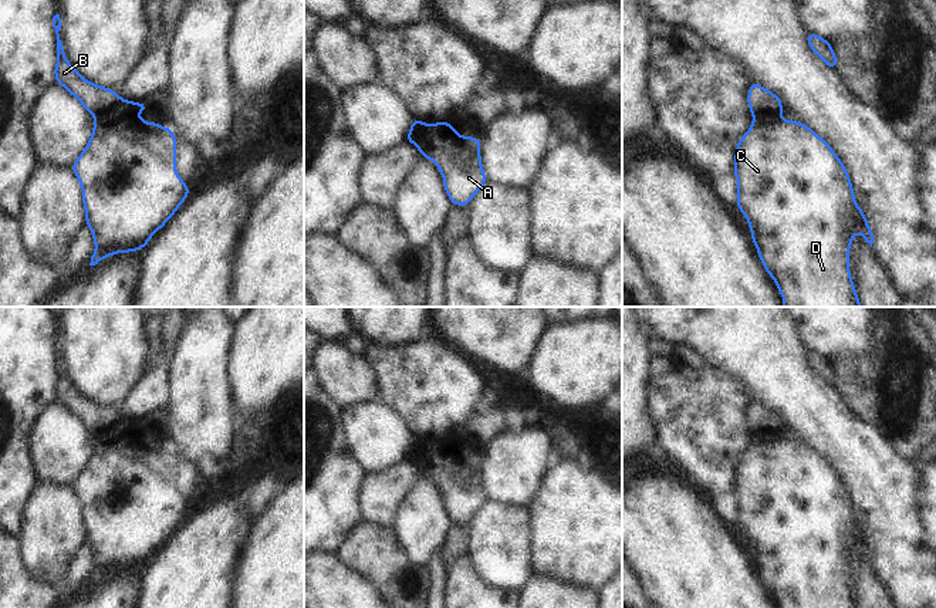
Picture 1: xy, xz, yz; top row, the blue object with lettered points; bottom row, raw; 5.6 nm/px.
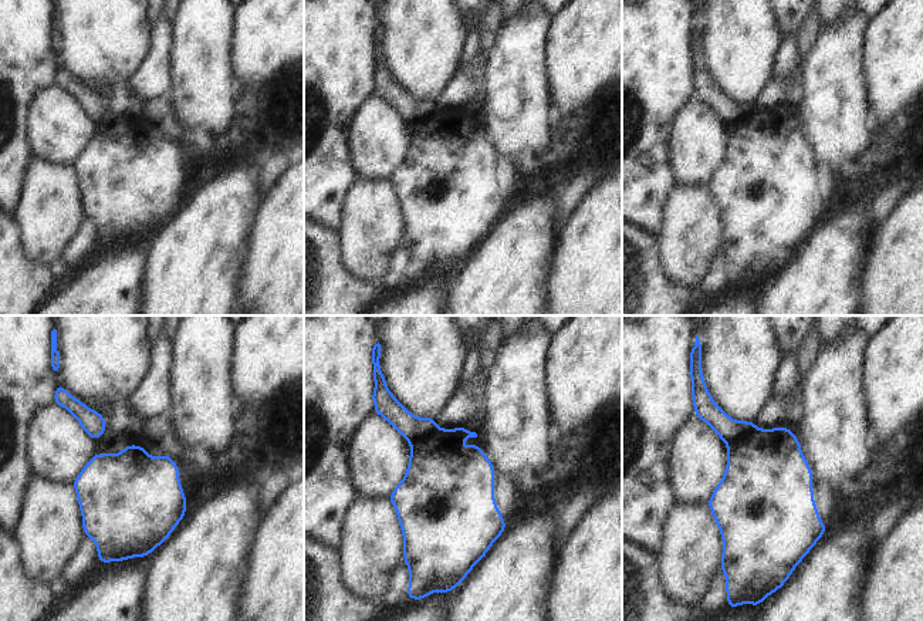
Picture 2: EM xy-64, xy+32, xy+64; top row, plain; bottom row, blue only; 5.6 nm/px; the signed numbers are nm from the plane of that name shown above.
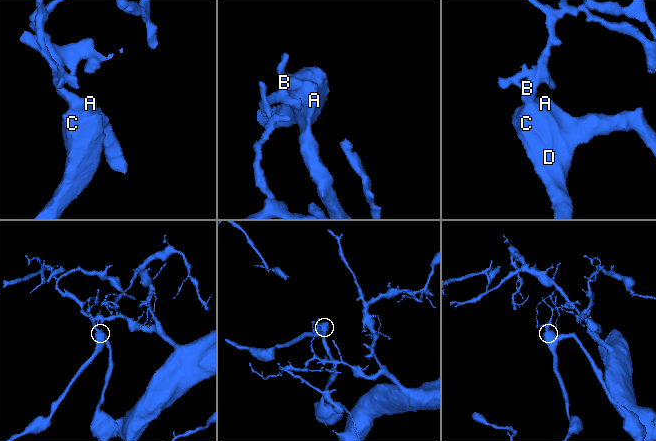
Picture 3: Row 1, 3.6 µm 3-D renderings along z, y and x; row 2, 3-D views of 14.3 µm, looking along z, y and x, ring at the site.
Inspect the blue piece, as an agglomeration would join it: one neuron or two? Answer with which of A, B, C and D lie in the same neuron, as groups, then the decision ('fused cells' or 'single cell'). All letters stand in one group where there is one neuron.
A C D / B | fused cells

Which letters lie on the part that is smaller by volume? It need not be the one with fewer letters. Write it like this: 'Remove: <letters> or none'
Remove: A, C, D

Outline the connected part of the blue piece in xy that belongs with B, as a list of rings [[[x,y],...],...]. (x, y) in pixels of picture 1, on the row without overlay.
[[[60,332],[53,335],[54,355],[55,355],[55,371],[58,378],[54,384],[54,396],[64,408],[67,408],[78,420],[91,432],[101,432],[122,416],[118,411],[108,405],[97,403],[85,398],[67,378],[65,367],[62,365],[61,357],[61,337]]]

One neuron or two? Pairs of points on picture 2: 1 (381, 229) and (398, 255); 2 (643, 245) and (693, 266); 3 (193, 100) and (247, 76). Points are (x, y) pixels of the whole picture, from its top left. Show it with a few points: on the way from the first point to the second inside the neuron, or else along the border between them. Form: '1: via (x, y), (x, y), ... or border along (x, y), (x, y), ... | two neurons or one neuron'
1: border along (402, 239), (391, 255), (386, 272), (379, 279) | two neurons
2: border along (655, 236), (662, 270), (675, 282) | two neurons
3: border along (229, 49), (229, 66), (242, 105) | two neurons

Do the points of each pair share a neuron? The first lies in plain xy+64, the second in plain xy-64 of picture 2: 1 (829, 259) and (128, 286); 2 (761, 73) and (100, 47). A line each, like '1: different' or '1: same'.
1: different
2: same

